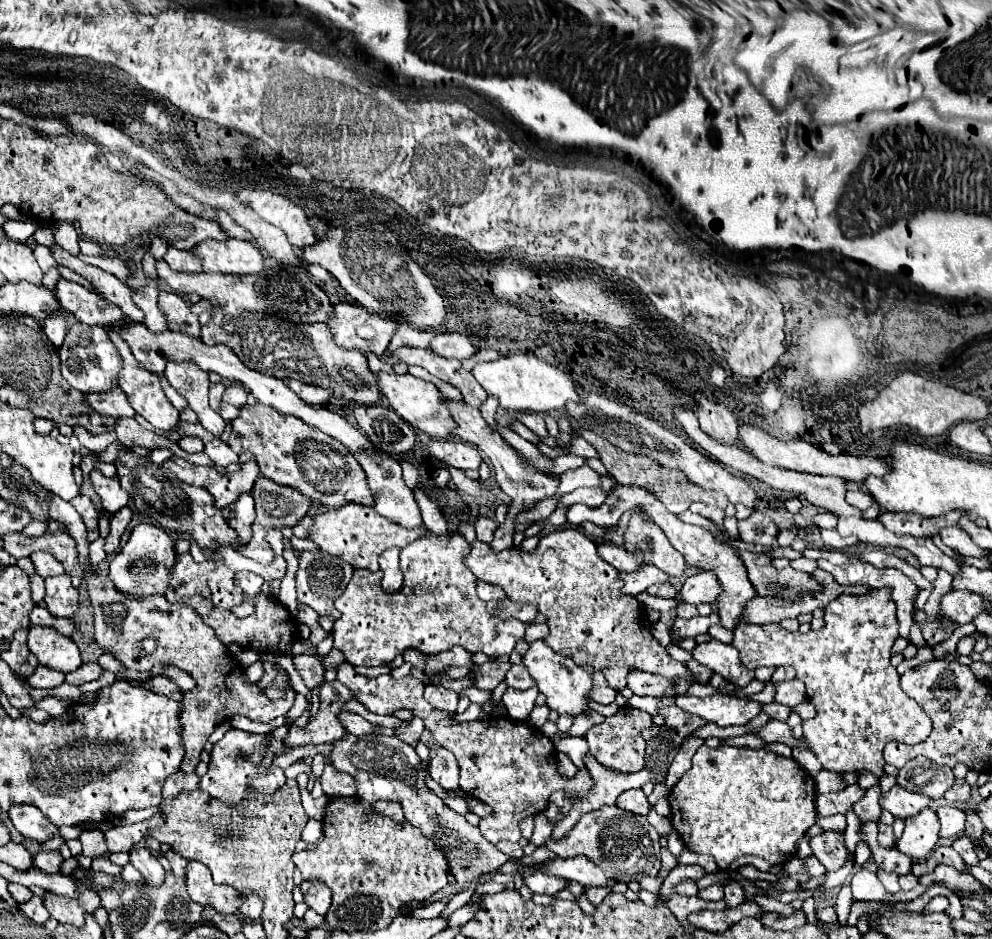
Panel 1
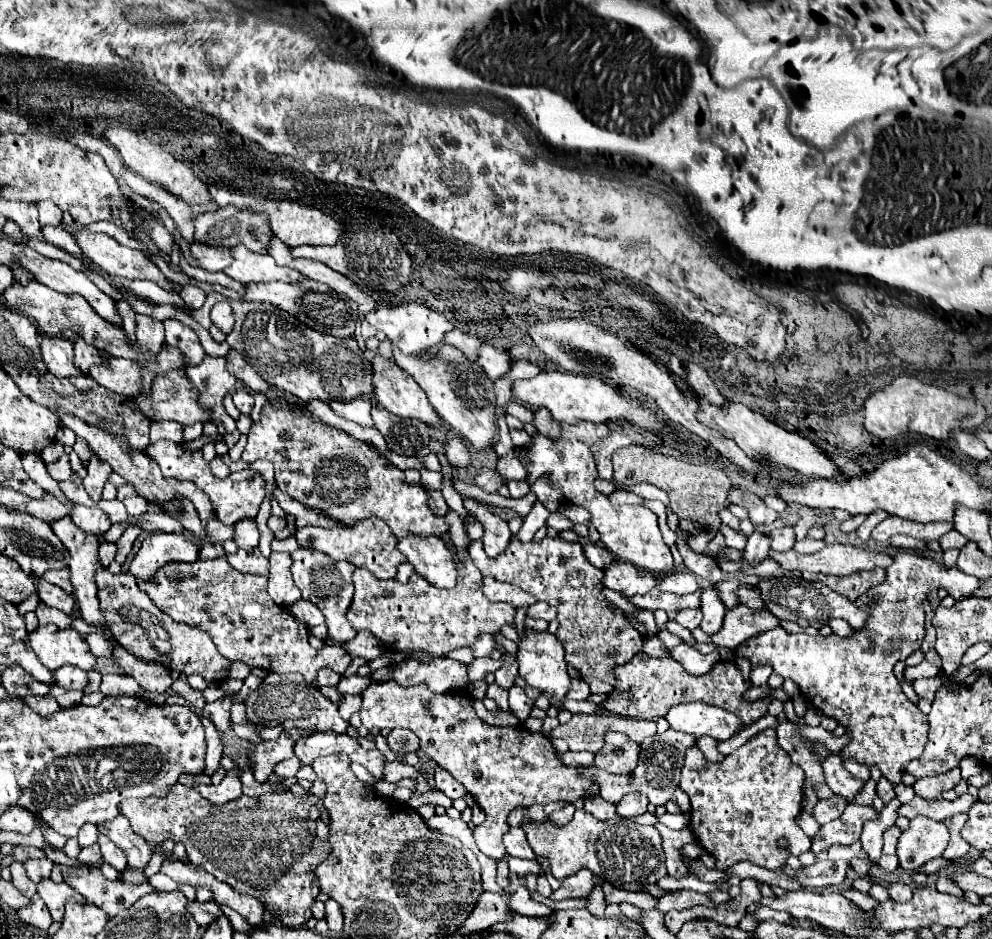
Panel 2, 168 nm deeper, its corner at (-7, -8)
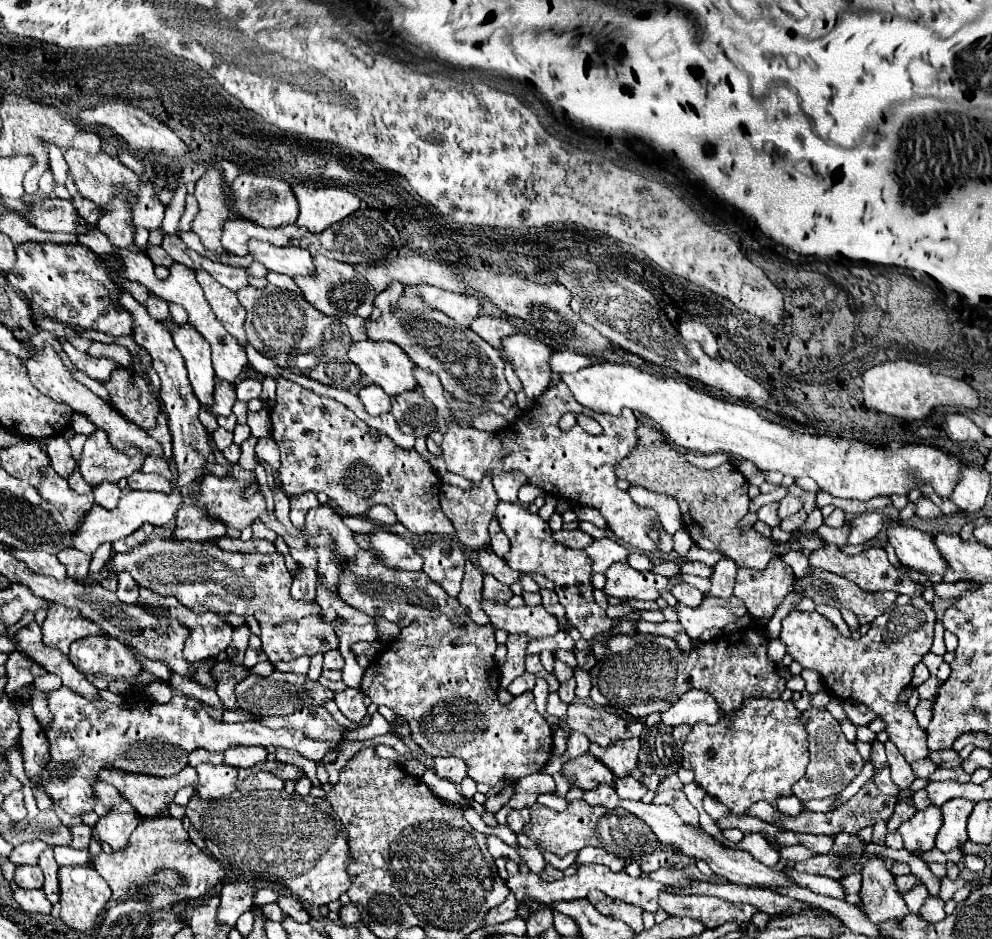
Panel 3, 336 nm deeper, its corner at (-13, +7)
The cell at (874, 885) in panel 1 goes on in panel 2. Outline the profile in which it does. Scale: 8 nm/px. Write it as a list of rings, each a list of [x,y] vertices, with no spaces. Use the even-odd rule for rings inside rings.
[[[856,889],[844,891],[844,897],[850,899],[850,901],[854,901],[860,909],[866,909],[866,911],[872,911],[872,907],[880,905],[880,901],[874,899],[870,893],[860,893],[860,891],[856,891]]]

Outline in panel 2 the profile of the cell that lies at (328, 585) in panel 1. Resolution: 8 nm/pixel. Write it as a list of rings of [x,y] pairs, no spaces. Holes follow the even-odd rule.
[[[296,549],[292,553],[292,579],[294,585],[302,591],[302,599],[314,603],[324,615],[326,615],[326,625],[330,629],[330,635],[334,637],[352,637],[354,631],[348,627],[346,621],[346,611],[352,603],[354,595],[354,583],[352,583],[352,573],[356,567],[348,561],[334,561],[328,559],[324,553],[316,553],[312,549]]]

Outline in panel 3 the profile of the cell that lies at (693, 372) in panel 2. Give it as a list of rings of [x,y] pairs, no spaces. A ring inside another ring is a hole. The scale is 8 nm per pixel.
[[[680,320],[678,324],[678,332],[682,334],[684,340],[694,340],[698,344],[702,344],[704,352],[710,356],[718,356],[718,346],[716,346],[716,338],[710,332],[710,328],[698,320]]]

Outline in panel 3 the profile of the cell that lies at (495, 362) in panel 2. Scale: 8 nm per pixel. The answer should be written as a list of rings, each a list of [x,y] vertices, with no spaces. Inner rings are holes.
[[[528,334],[508,336],[502,344],[502,356],[512,362],[518,378],[522,380],[524,394],[530,400],[536,400],[552,380],[550,358],[554,348],[544,342],[530,338]]]

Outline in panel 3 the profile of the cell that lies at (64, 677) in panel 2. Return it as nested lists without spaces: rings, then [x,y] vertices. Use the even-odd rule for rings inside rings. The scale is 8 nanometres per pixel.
[[[108,634],[76,640],[70,646],[68,658],[84,674],[102,674],[114,680],[138,678],[142,672],[142,664],[134,658],[132,650]]]

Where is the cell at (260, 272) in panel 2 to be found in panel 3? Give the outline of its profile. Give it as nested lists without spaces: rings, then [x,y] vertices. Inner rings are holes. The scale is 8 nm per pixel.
[[[250,240],[250,252],[254,254],[256,262],[264,264],[272,272],[286,274],[286,276],[292,276],[292,278],[316,274],[314,258],[306,248],[298,248],[298,246],[278,248],[270,242]]]

